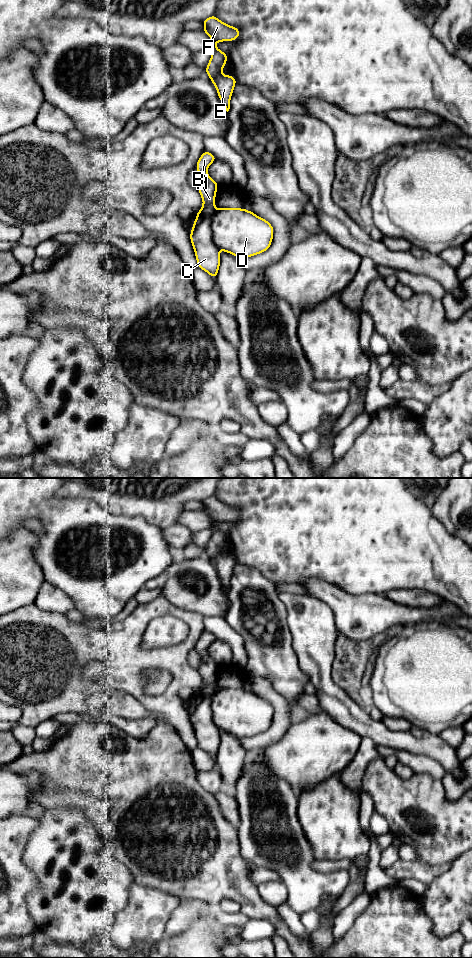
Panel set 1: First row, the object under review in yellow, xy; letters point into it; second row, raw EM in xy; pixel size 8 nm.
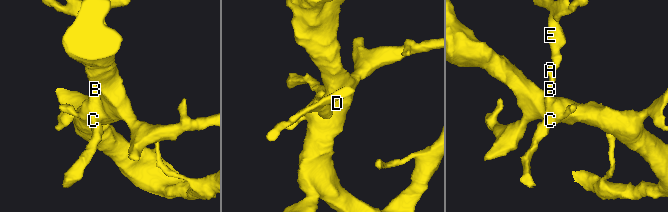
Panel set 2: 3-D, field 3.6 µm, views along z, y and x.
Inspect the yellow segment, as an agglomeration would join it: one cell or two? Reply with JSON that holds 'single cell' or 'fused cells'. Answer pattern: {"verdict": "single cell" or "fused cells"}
{"verdict": "fused cells"}

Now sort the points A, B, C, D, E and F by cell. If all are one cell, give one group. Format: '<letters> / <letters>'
A B C E F / D

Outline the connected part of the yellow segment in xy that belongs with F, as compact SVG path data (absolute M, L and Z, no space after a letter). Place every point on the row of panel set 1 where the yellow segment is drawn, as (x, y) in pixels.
M215 15L208 17L202 22L204 25L203 31L212 40L212 45L209 48L212 50L212 56L206 66L206 74L214 84L222 106L228 112L230 109L230 99L237 81L234 76L221 74L221 70L226 66L228 55L219 50L215 43L236 40L239 37L240 31L238 28L220 21Z

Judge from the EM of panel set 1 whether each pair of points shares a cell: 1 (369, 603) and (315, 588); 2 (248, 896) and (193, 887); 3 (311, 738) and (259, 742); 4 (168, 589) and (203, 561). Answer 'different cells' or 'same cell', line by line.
1: same cell
2: same cell
3: different cells
4: same cell

